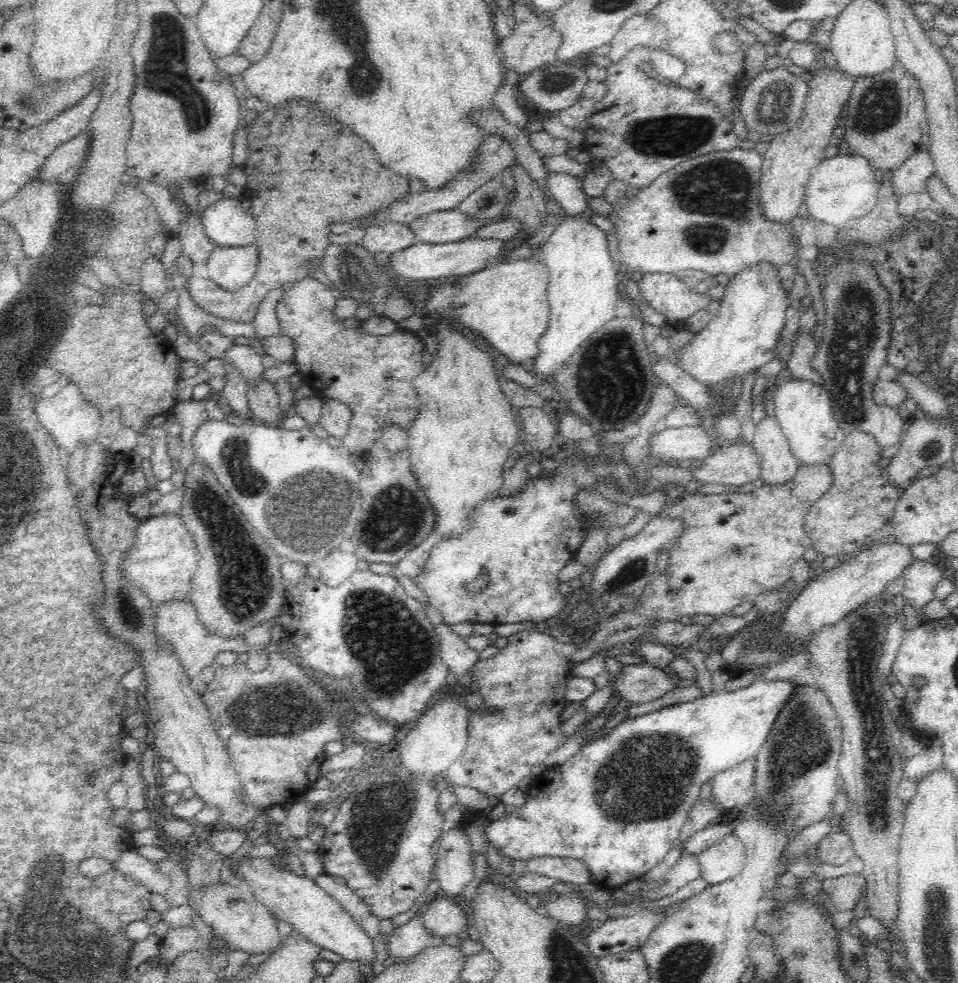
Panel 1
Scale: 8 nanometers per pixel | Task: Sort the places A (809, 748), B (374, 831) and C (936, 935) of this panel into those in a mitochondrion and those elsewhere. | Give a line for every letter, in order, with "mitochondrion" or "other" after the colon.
A: mitochondrion
B: mitochondrion
C: mitochondrion

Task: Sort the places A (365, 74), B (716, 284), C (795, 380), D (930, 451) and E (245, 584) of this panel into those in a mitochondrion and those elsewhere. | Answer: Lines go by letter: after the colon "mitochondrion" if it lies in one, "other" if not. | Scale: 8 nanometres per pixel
A: mitochondrion
B: other
C: other
D: other
E: mitochondrion

